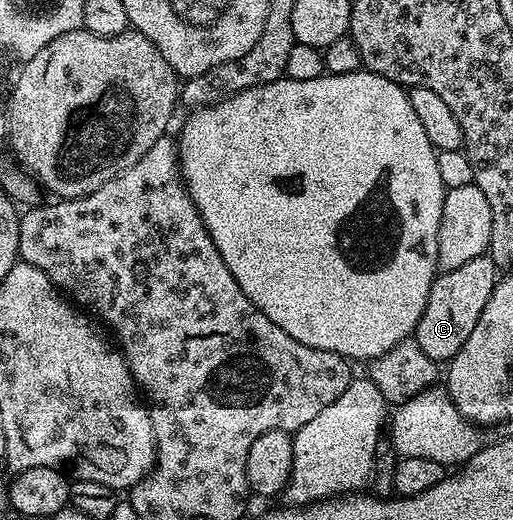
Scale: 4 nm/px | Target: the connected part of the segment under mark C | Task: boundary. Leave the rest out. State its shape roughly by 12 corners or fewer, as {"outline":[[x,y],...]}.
{"outline":[[488,255],[435,276],[412,334],[434,362],[468,343],[492,295]]}

